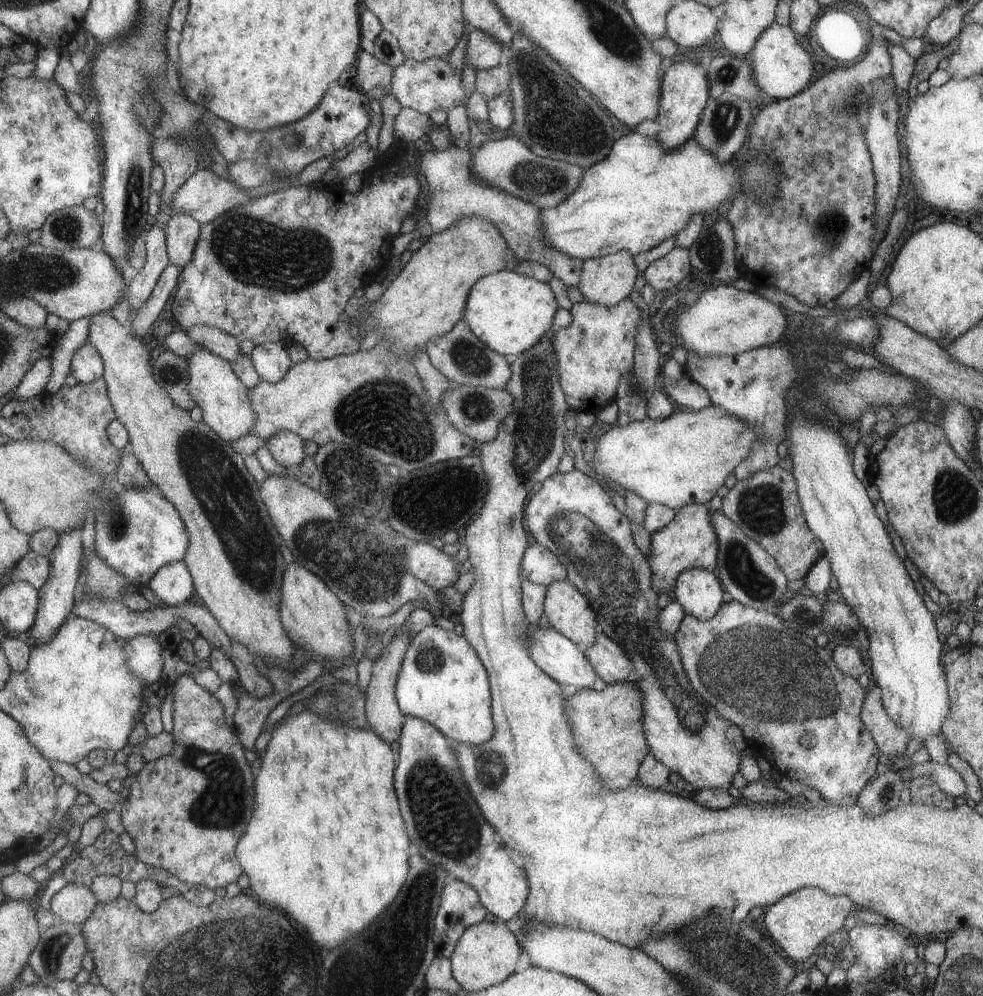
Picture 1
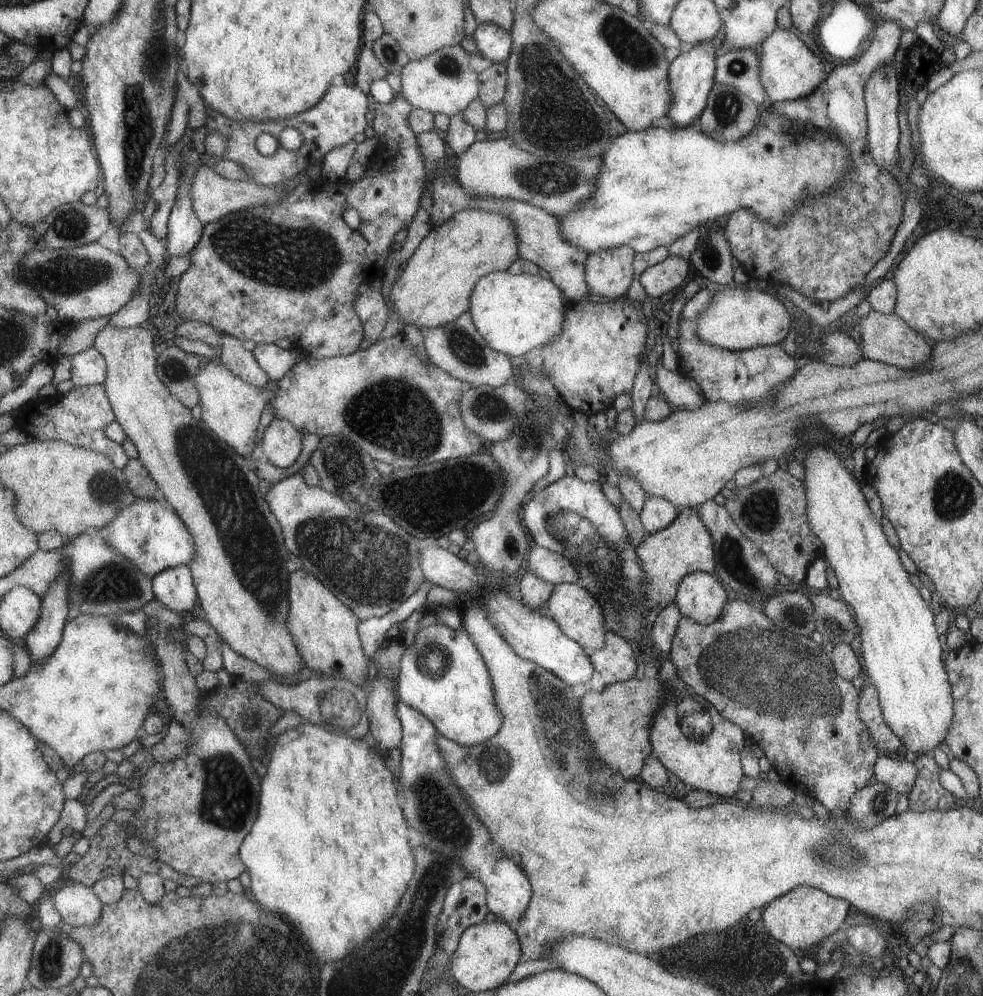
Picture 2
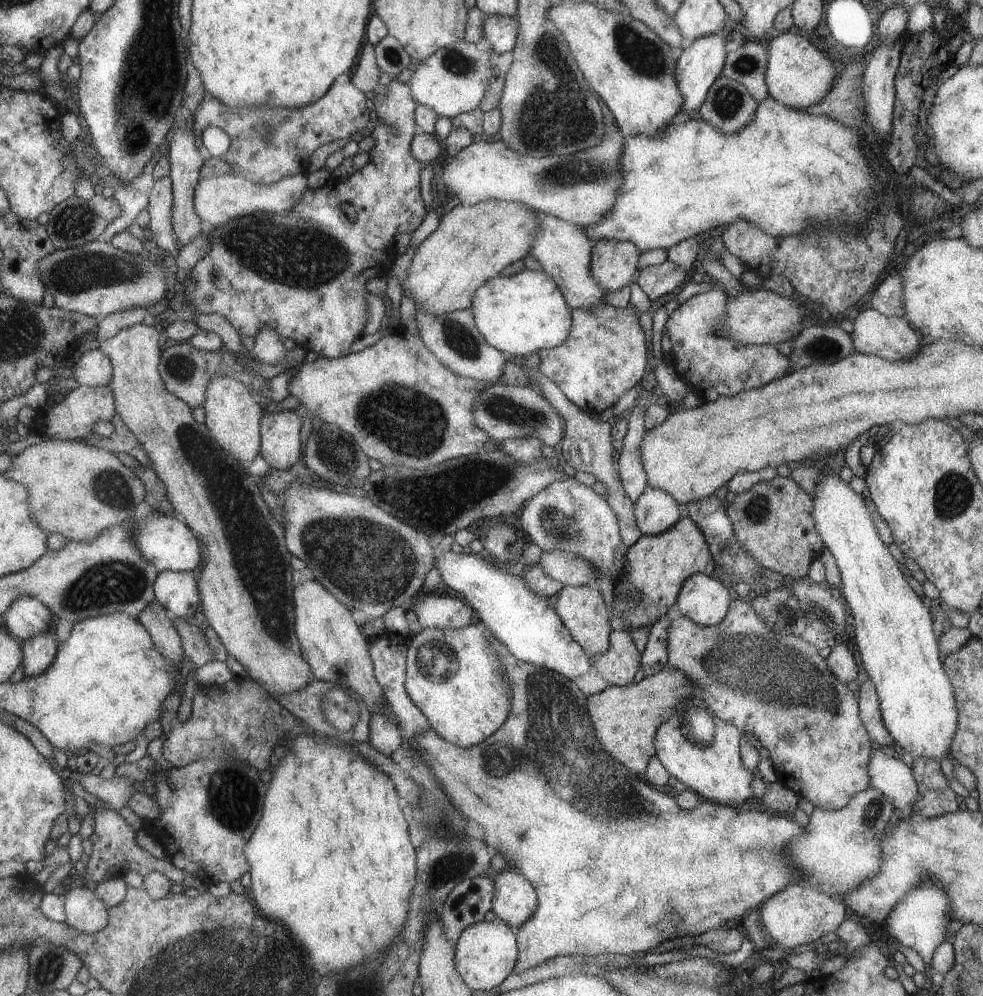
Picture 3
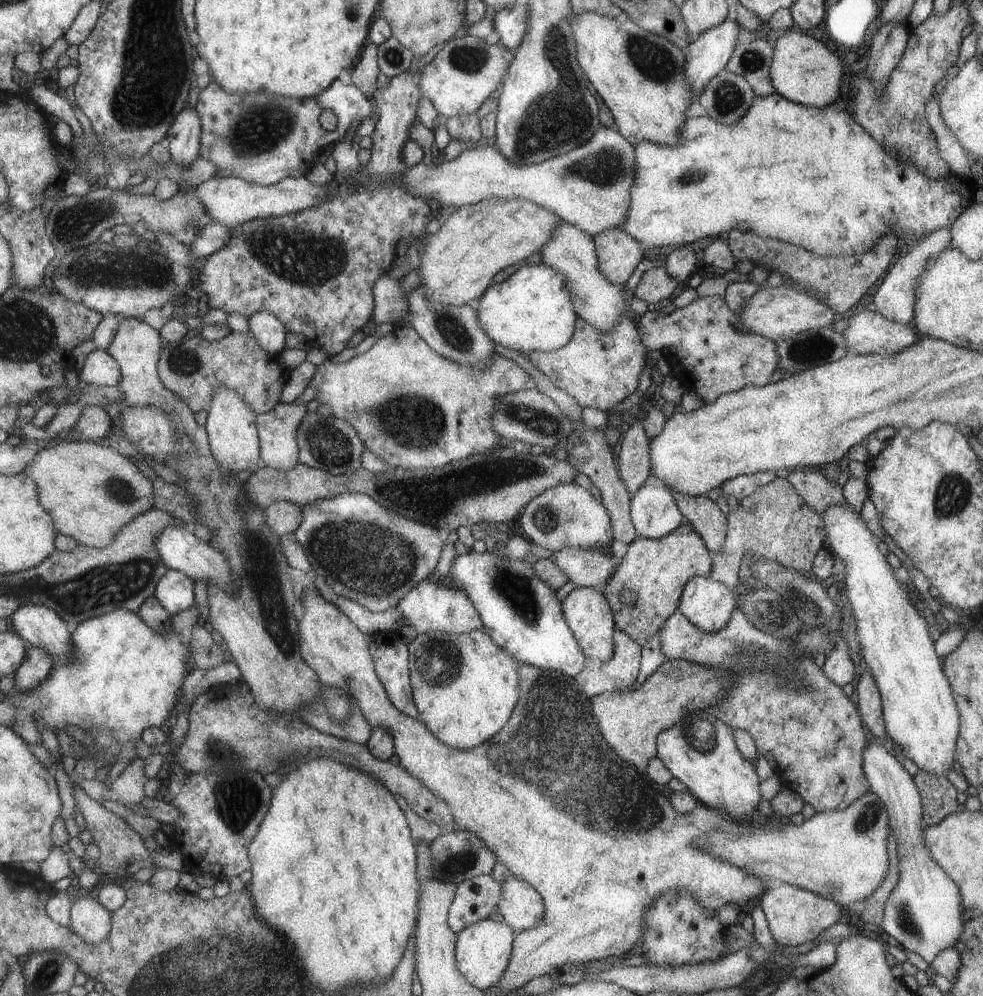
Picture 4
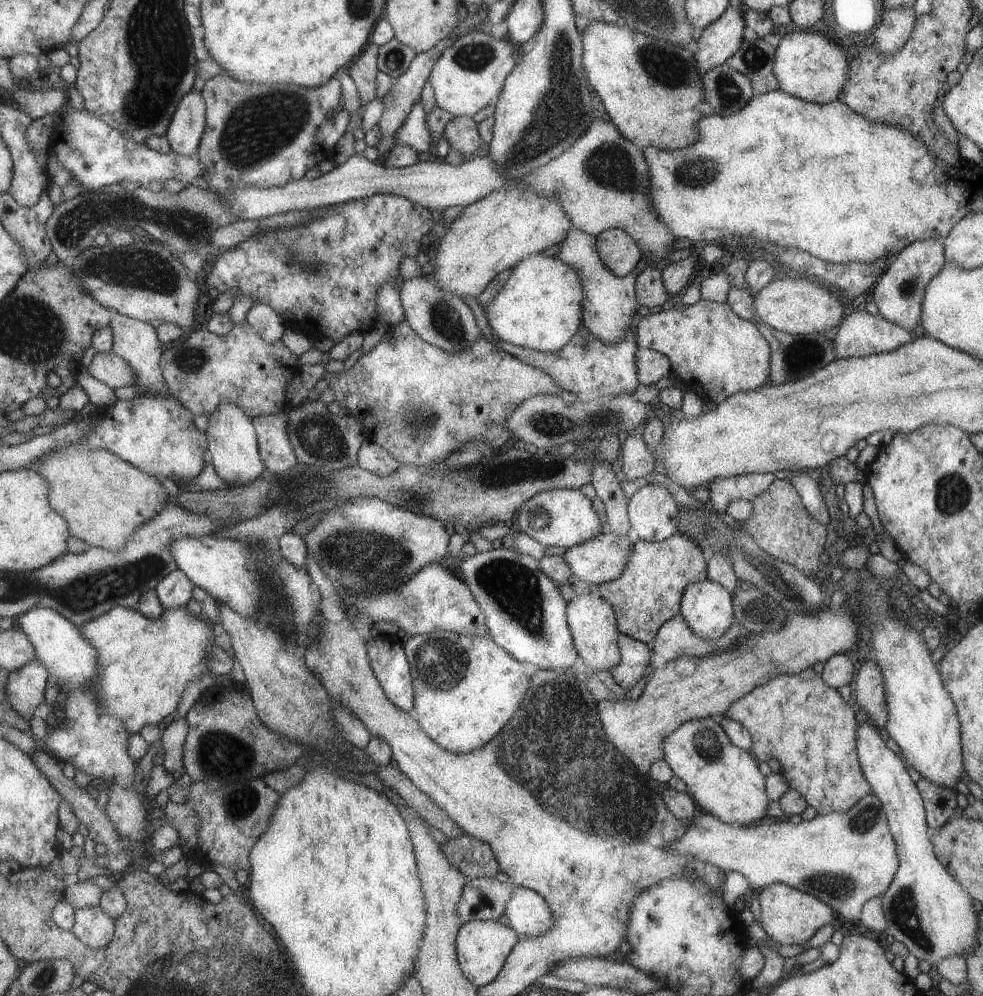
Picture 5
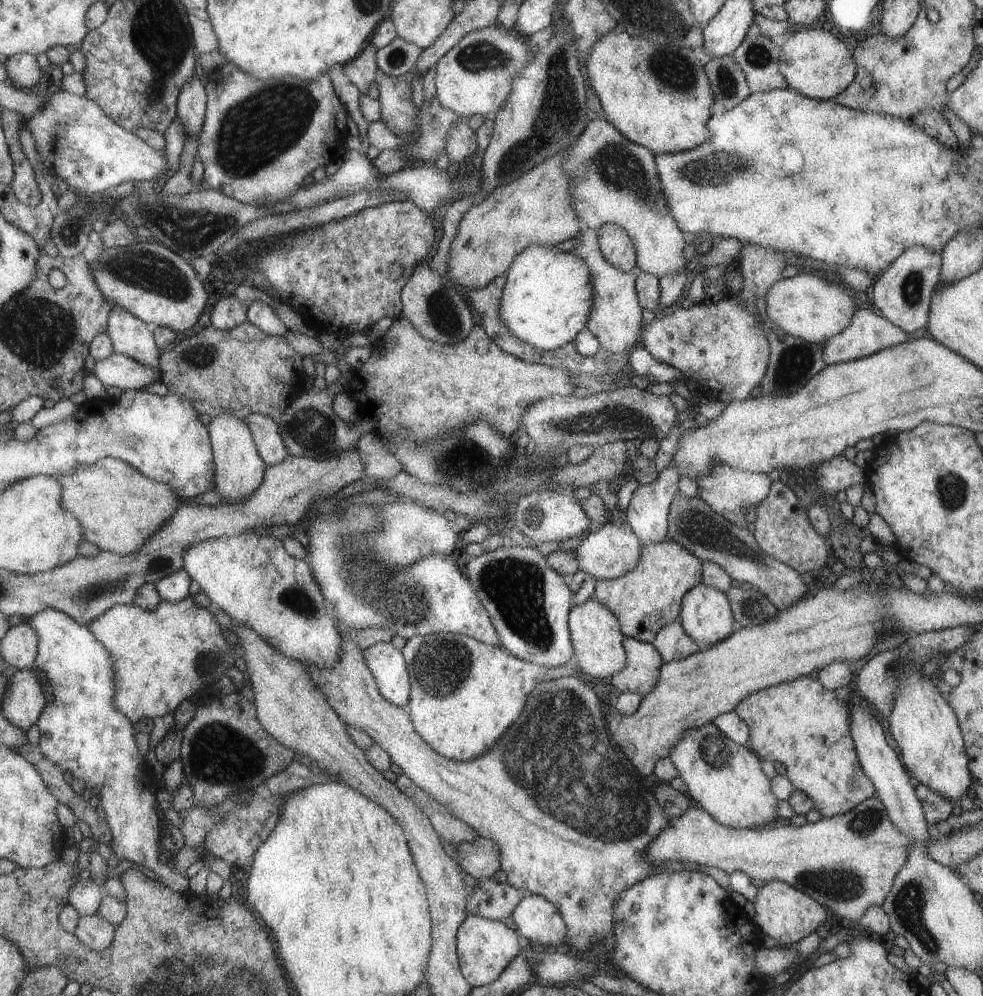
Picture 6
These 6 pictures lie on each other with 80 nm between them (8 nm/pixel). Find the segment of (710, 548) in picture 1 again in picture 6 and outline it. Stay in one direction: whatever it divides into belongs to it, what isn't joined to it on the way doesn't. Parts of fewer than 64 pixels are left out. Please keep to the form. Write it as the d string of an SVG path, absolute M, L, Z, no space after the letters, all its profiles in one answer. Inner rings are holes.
M677 540L642 544L635 569L613 580L597 581L592 597L609 607L617 616L623 637L651 644L659 630L678 618L687 590L702 583L702 564L701 559Z

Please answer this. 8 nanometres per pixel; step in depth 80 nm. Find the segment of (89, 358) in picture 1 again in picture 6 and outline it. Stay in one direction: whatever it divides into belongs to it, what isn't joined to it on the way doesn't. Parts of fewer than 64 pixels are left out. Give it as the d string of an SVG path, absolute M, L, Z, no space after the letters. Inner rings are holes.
M114 353L105 360L96 360L93 374L105 388L115 387L123 392L143 388L158 378L151 368L120 353Z

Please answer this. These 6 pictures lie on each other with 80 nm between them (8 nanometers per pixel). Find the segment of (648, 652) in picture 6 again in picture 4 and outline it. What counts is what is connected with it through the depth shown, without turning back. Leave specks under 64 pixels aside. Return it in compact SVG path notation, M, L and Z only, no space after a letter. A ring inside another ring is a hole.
M618 629L614 630L613 640L614 657L596 668L615 682L616 689L629 689L641 669L642 646Z

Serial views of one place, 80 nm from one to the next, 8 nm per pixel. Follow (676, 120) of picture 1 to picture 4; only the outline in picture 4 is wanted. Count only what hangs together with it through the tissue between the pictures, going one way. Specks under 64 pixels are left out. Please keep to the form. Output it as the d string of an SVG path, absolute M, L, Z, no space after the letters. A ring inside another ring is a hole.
M732 15L719 26L694 36L686 53L686 82L697 97L711 78L719 74L734 53L740 28Z

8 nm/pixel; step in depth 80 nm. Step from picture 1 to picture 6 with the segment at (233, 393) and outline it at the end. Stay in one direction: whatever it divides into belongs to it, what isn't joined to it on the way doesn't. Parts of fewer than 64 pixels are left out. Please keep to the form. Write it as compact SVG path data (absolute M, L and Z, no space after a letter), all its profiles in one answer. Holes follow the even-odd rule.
M223 410L217 416L213 416L209 425L211 426L211 450L214 451L215 462L215 487L213 488L221 498L233 500L233 503L240 503L254 493L255 488L261 483L263 476L262 458L258 455L254 436L250 428L239 419L237 415Z

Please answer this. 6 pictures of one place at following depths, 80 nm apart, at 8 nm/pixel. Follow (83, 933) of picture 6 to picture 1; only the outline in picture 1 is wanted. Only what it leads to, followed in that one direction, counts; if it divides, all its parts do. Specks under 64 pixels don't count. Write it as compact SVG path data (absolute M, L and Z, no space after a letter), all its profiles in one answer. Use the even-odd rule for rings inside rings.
M66 883L62 889L52 895L50 910L56 914L58 921L84 925L95 914L98 904L99 900L92 887Z

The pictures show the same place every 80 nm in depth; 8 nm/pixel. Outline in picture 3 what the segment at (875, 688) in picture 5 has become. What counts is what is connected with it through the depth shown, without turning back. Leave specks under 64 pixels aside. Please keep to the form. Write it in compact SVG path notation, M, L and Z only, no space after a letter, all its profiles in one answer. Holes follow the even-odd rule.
M870 679L865 680L857 693L859 698L859 718L862 718L863 726L870 732L871 738L880 746L893 746L896 744L882 722L881 707L874 683Z

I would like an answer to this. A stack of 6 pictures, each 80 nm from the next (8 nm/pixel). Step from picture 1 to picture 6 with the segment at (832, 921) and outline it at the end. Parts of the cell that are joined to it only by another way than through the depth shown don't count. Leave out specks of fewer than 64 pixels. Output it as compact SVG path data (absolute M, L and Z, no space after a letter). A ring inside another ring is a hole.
M778 880L758 885L753 907L755 918L751 922L758 933L765 934L786 947L795 946L801 939L815 932L817 924L825 918L825 908L821 903L815 902L809 895L796 890L794 886Z

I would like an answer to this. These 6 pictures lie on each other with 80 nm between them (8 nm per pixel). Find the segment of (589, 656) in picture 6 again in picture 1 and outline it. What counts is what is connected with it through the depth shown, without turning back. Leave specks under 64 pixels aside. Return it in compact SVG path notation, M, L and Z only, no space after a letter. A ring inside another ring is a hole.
M555 581L546 586L543 613L550 626L559 631L559 634L571 639L571 642L574 642L579 649L585 650L596 641L596 635L599 632L595 610L591 608L587 598L569 581Z

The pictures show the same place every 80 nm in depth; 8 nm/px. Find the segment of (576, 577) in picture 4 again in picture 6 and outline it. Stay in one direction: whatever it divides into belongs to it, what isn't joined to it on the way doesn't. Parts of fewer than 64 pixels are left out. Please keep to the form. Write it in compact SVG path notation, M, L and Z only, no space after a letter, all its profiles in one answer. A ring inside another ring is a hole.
M607 521L596 531L590 532L575 548L577 568L593 576L597 581L608 581L622 577L623 574L635 569L635 566L638 565L641 545L626 521L621 522L621 524Z

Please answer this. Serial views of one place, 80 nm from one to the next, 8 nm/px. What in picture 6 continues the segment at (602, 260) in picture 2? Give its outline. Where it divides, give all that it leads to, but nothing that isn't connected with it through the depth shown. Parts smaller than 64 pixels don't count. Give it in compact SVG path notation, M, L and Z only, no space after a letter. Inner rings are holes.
M606 224L597 230L598 248L601 258L623 273L635 267L633 240L615 224Z

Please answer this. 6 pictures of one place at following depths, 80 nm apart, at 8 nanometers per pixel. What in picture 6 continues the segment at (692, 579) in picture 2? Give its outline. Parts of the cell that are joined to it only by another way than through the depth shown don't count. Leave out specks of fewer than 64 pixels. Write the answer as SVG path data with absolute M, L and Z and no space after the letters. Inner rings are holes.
M700 583L687 590L678 618L695 642L716 644L731 634L731 610L726 592Z

